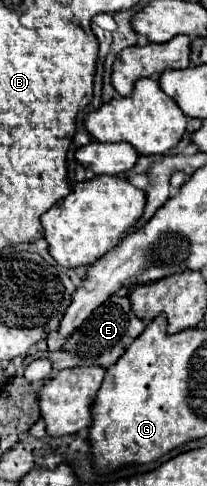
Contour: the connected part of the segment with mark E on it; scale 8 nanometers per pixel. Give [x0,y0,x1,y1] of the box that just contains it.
[44,296,144,374]

